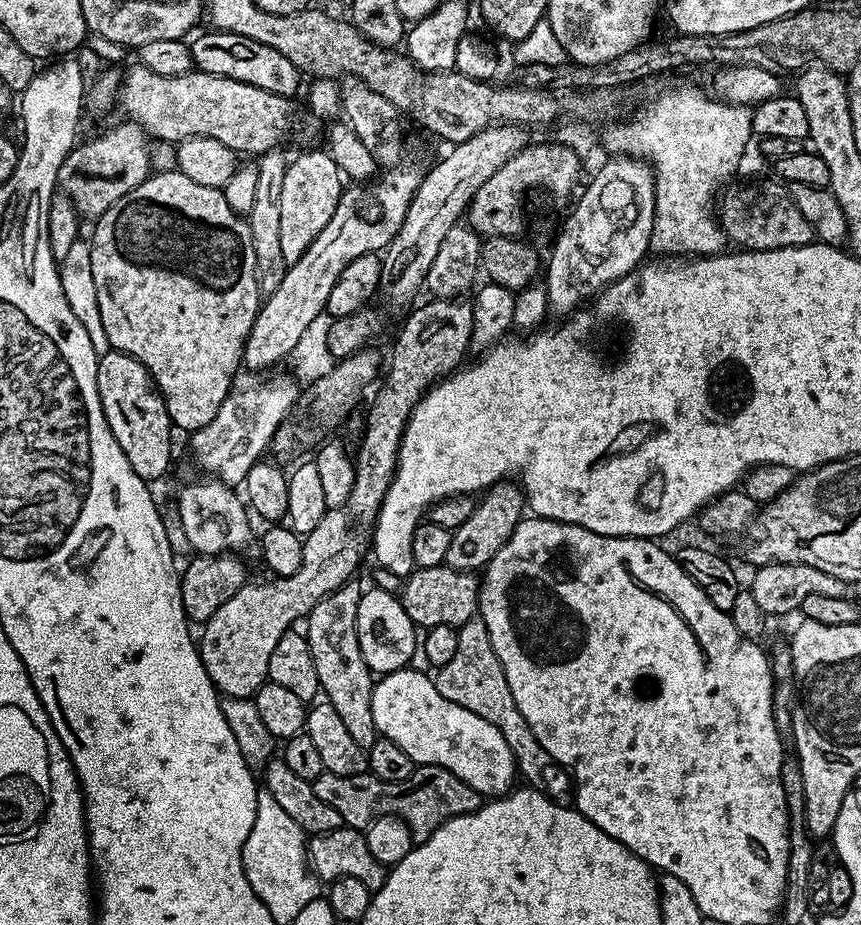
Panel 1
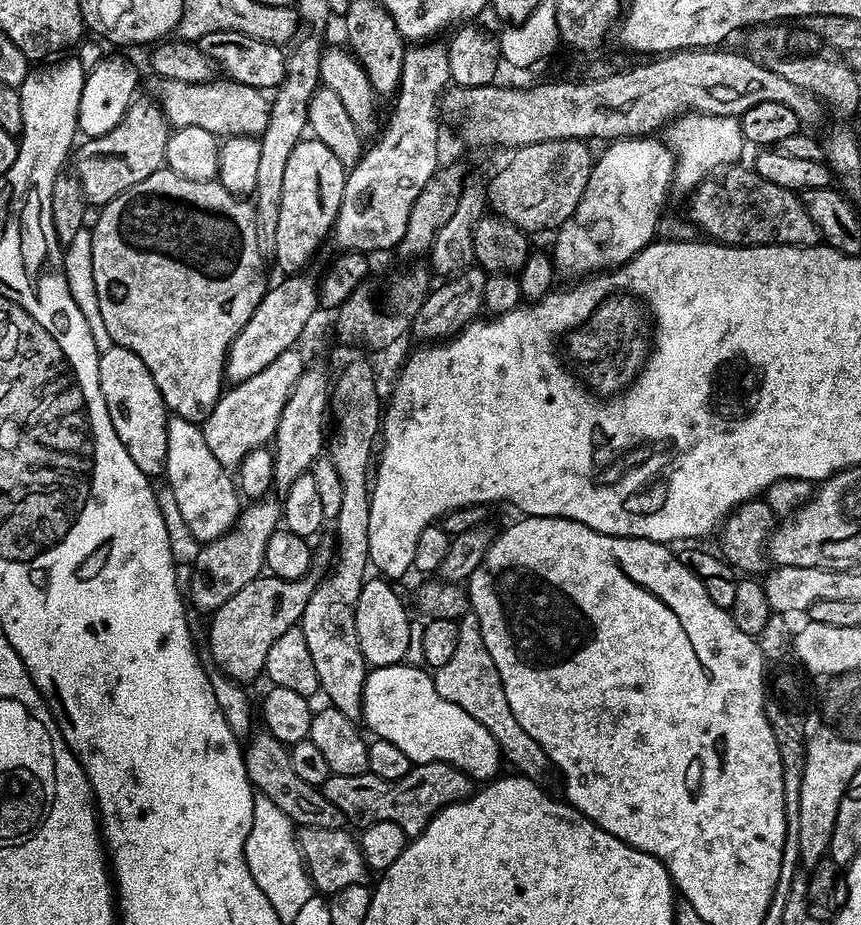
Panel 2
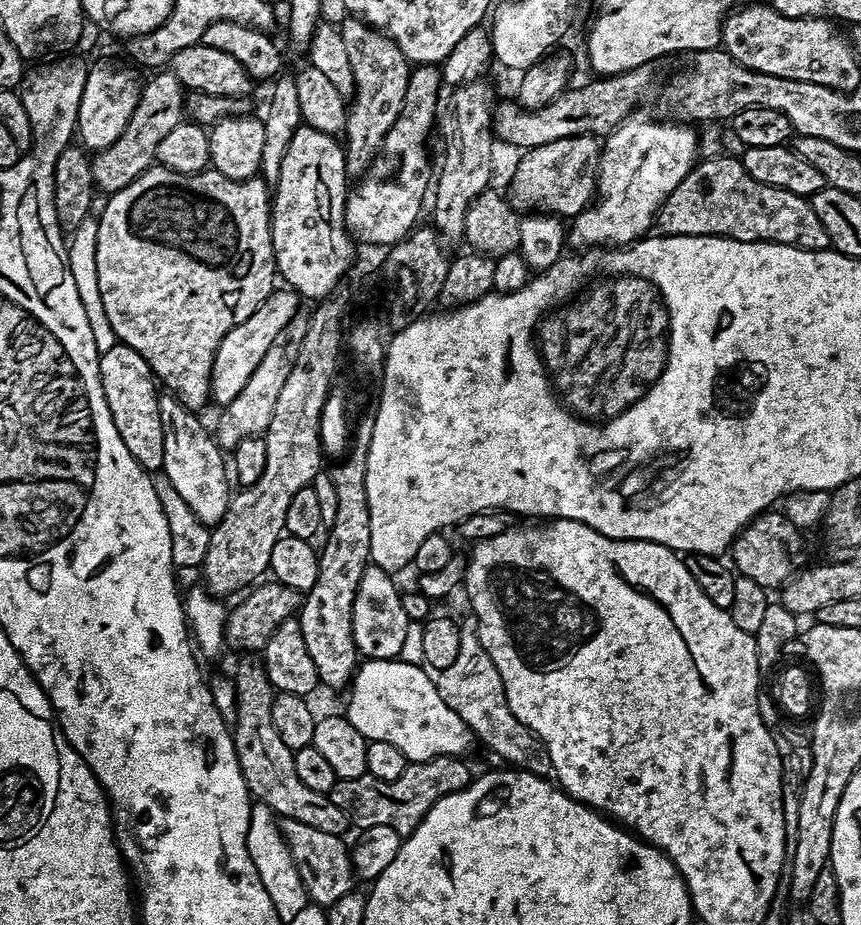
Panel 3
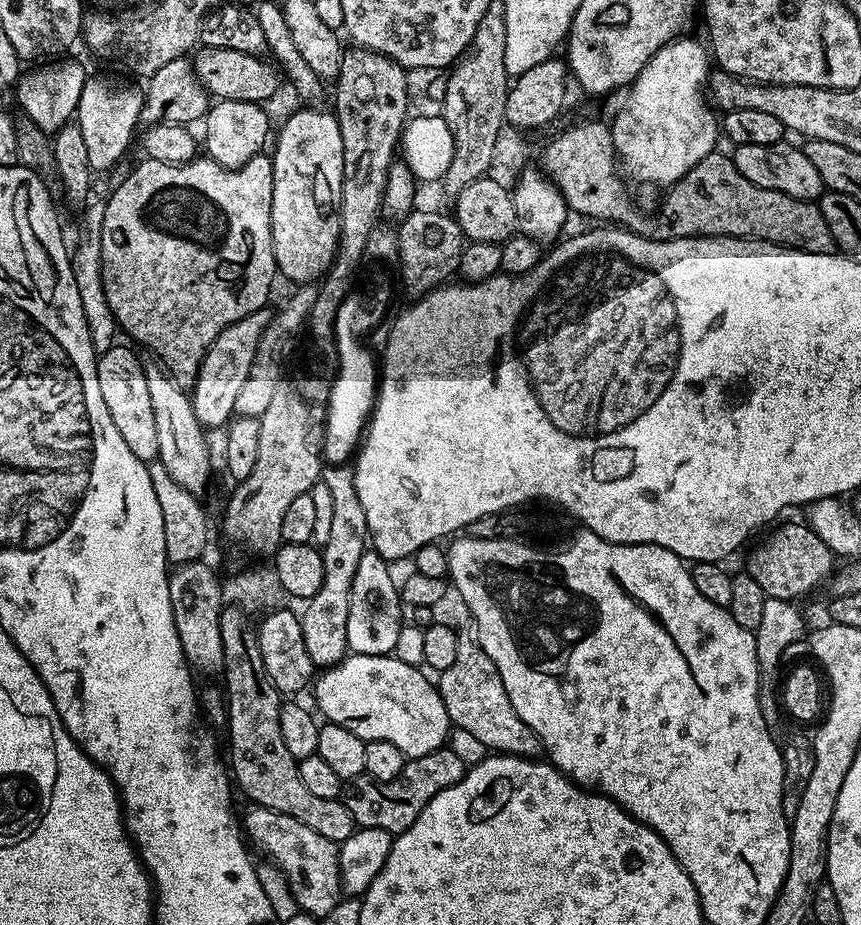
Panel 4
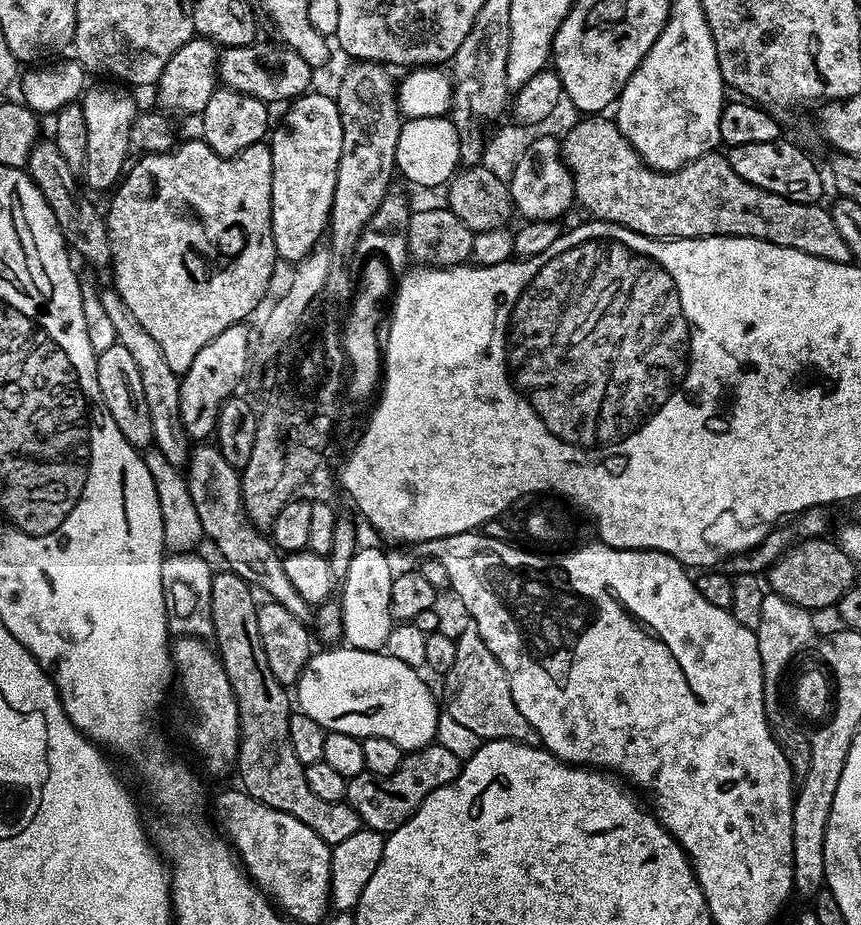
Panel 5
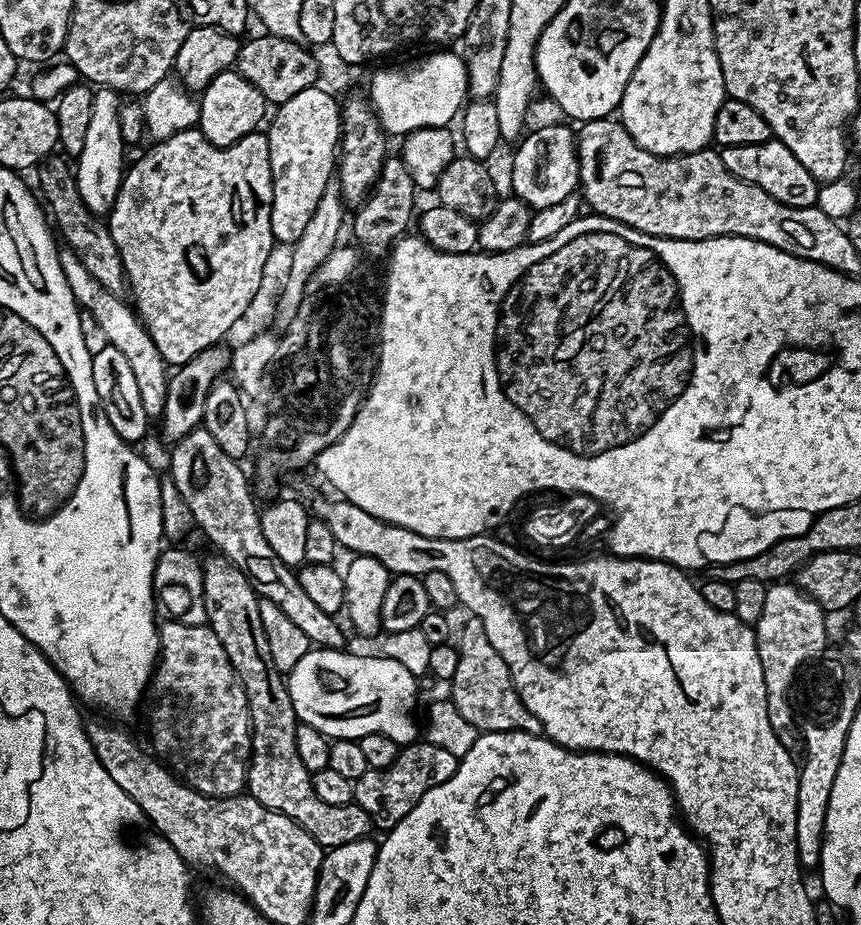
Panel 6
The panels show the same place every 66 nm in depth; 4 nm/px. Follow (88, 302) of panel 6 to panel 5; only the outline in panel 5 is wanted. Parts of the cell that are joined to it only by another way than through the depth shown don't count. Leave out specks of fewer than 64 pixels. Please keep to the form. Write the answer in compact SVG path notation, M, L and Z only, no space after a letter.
M115 290L101 291L99 298L102 310L106 310L107 317L114 324L118 343L130 350L134 363L138 365L138 374L142 374L142 394L146 394L146 406L150 410L155 447L160 448L172 464L183 465L190 455L190 440L180 427L180 376L170 370L170 362L166 362L166 354L162 354L158 342L154 342L154 338L150 338L150 334L138 326Z

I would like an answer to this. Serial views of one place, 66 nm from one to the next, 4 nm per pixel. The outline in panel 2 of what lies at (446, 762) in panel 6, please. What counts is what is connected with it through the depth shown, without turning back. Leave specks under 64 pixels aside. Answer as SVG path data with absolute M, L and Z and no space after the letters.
M436 761L415 765L406 778L397 780L378 778L369 771L357 776L330 775L322 785L322 791L334 806L338 806L338 810L342 810L349 825L367 826L385 820L397 823L405 837L411 838L422 834L422 830L426 830L430 821L446 806L469 800L474 791L474 781L461 768Z

